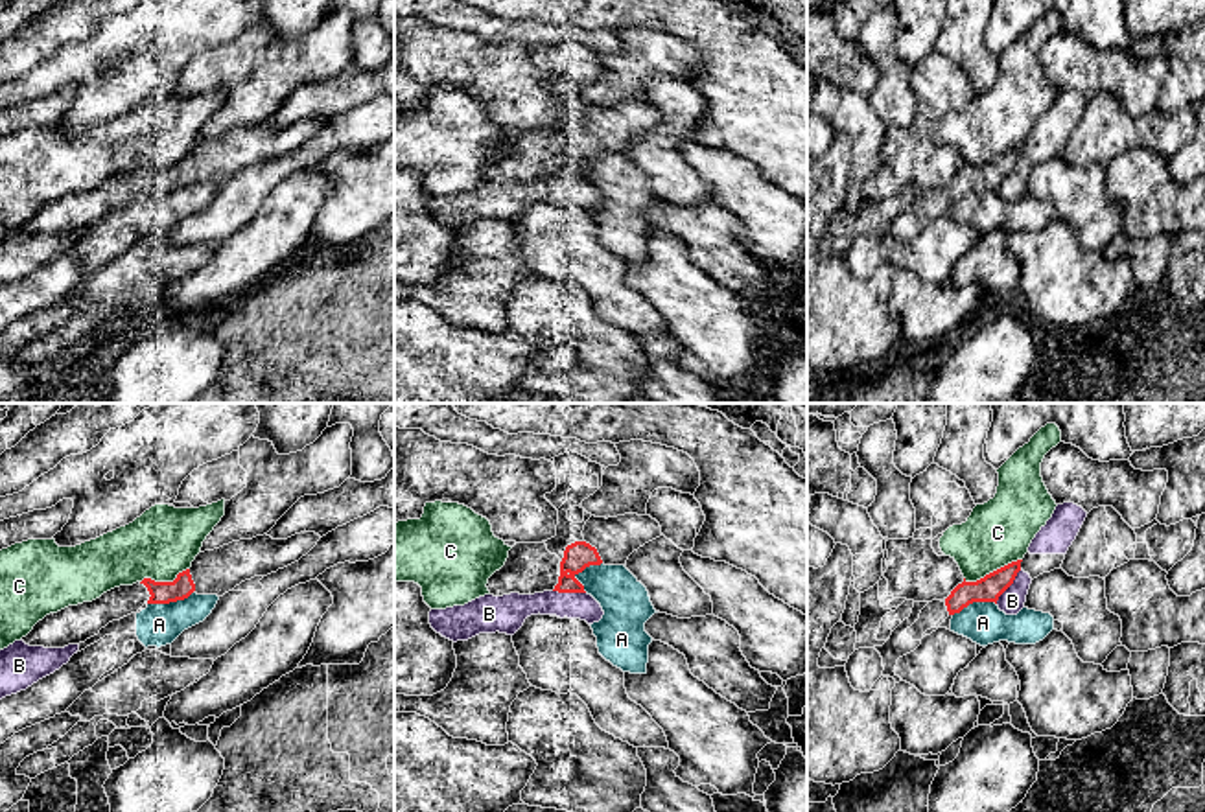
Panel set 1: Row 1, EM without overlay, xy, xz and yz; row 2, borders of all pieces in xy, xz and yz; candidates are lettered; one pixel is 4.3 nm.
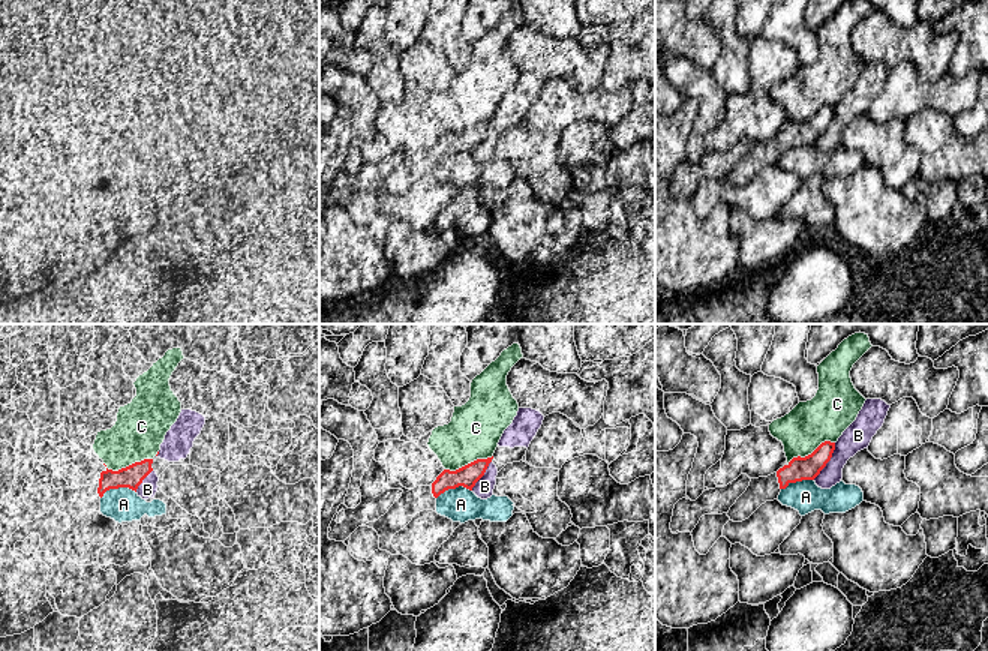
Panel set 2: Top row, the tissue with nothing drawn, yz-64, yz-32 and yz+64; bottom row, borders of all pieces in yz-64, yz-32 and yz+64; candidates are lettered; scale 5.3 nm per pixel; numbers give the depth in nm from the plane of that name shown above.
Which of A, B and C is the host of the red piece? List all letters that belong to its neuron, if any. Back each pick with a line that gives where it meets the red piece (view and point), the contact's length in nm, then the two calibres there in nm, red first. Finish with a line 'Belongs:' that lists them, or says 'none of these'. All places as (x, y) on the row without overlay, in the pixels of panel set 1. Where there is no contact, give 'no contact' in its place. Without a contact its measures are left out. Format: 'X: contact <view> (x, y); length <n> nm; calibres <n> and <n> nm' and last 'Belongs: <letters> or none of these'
Belongs: none of these

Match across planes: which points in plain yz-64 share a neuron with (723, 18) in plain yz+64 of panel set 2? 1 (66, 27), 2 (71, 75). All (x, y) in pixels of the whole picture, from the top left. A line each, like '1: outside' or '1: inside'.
1: outside
2: outside

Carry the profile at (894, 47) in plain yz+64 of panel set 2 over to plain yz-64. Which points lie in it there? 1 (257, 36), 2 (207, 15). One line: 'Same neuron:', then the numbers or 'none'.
Same neuron: none

